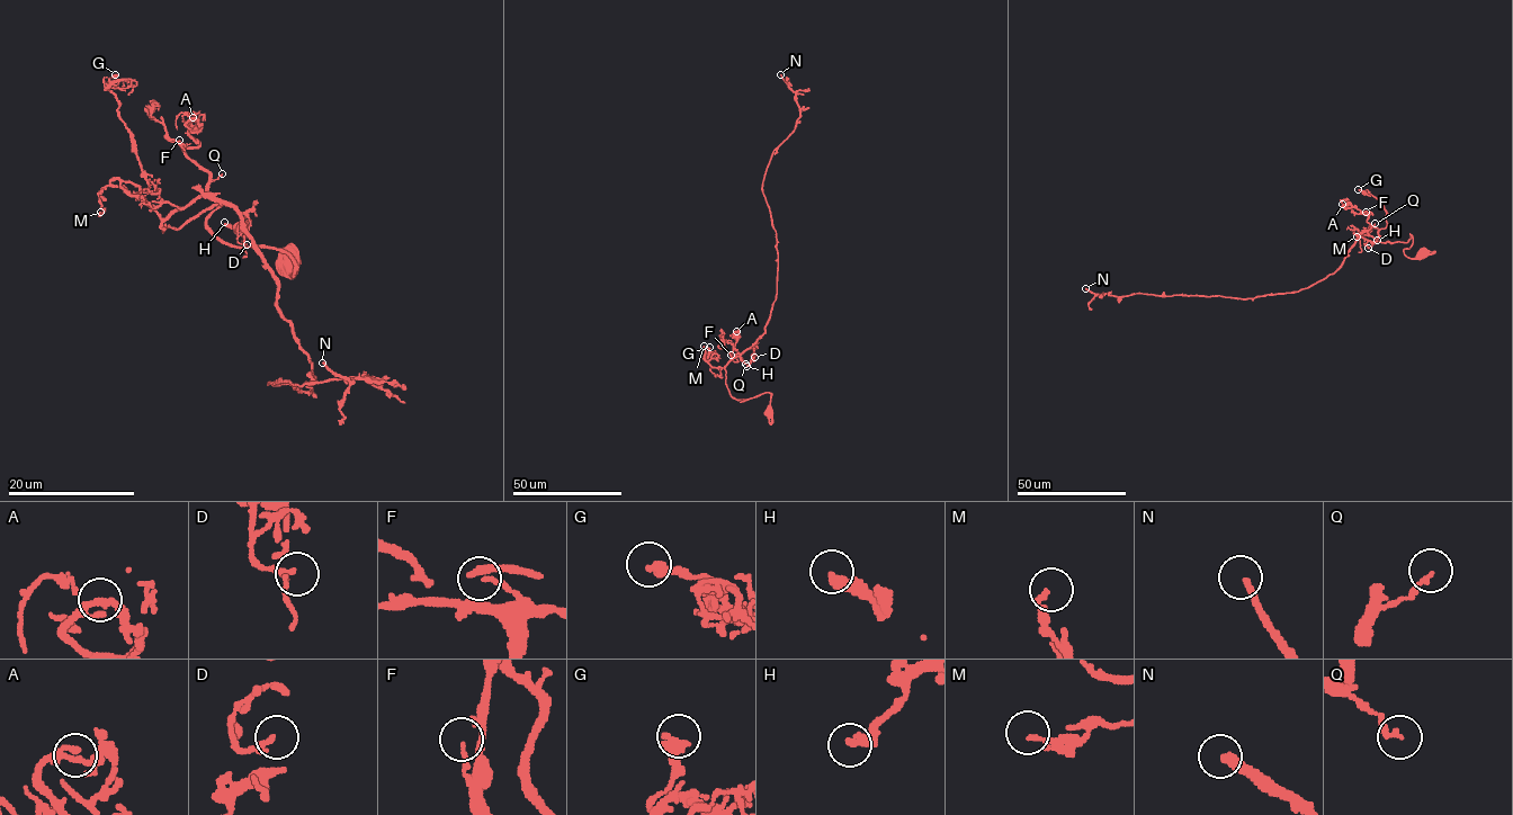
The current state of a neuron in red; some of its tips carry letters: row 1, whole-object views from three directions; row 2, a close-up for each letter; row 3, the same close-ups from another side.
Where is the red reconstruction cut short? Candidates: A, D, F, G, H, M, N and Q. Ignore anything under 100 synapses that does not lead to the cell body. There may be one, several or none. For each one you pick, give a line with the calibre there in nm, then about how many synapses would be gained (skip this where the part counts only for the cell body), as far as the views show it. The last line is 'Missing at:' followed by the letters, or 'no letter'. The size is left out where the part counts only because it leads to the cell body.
N: 260 nm thick; about 550 synapses
Missing at: N

